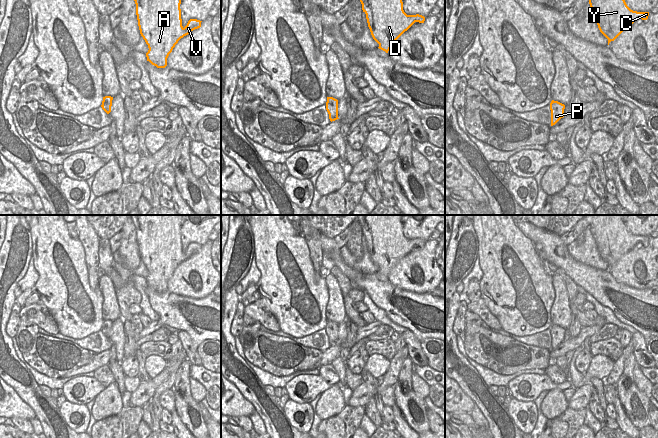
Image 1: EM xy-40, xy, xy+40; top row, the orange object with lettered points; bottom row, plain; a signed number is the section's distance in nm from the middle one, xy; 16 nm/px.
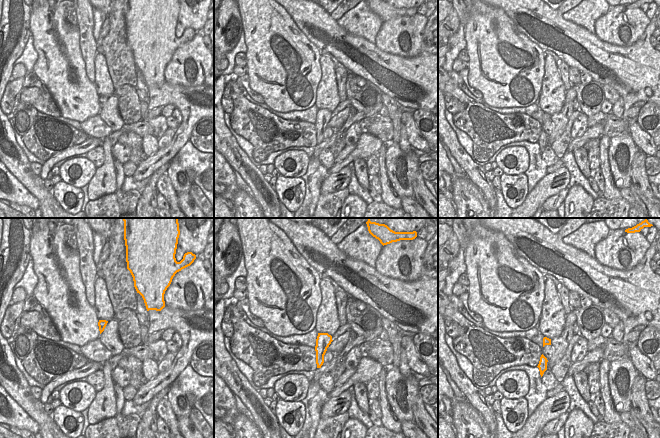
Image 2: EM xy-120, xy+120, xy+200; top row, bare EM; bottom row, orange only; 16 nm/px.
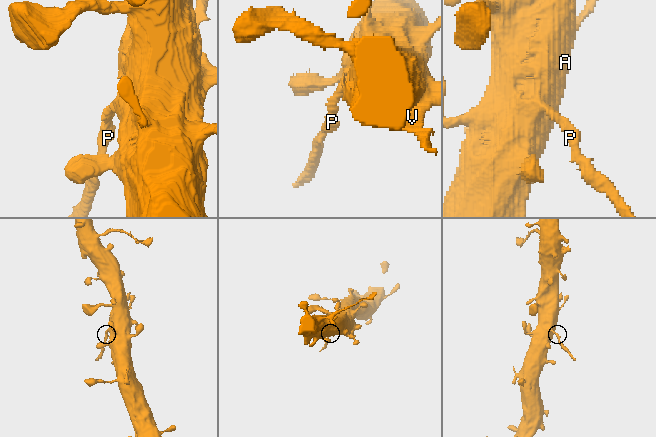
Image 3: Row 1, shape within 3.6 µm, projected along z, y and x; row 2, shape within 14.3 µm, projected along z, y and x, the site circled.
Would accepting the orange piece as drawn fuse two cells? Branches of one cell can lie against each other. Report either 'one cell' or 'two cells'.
two cells

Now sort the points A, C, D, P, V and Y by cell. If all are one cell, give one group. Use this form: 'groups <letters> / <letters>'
groups A C D V Y / P

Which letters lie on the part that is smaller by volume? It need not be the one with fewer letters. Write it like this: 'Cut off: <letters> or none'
Cut off: P

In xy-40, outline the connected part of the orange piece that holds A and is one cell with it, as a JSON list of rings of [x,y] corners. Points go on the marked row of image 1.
[[[134,0],[136,4],[136,15],[140,34],[148,45],[148,52],[146,53],[147,61],[157,68],[165,68],[167,66],[167,58],[172,52],[178,41],[191,31],[201,27],[200,20],[190,19],[185,27],[182,26],[181,19],[181,0]]]

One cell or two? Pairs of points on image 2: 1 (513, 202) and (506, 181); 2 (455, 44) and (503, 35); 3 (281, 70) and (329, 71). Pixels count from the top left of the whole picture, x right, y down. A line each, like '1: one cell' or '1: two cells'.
1: one cell
2: two cells
3: two cells

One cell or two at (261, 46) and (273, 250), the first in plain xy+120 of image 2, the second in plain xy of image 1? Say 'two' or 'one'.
one

